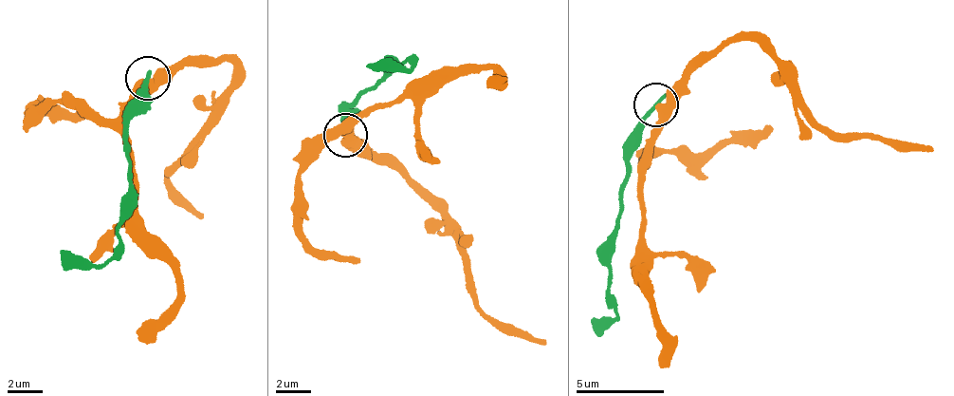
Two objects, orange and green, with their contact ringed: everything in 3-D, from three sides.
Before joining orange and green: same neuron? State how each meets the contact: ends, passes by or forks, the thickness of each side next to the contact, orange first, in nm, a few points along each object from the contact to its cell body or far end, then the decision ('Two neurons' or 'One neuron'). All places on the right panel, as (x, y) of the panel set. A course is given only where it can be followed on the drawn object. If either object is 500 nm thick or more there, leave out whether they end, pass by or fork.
At the ring orange passes by. At the ring green ends. Thickness 460 nm (orange) against 280 nm. Course of orange: (657, 105), (673, 101), (690, 68), (751, 39), (763, 47), (789, 77), (817, 123), (893, 144), (932, 149). Course of green: (657, 105), (623, 179), (611, 264), (613, 319), (594, 328), (592, 322). Two neurons

